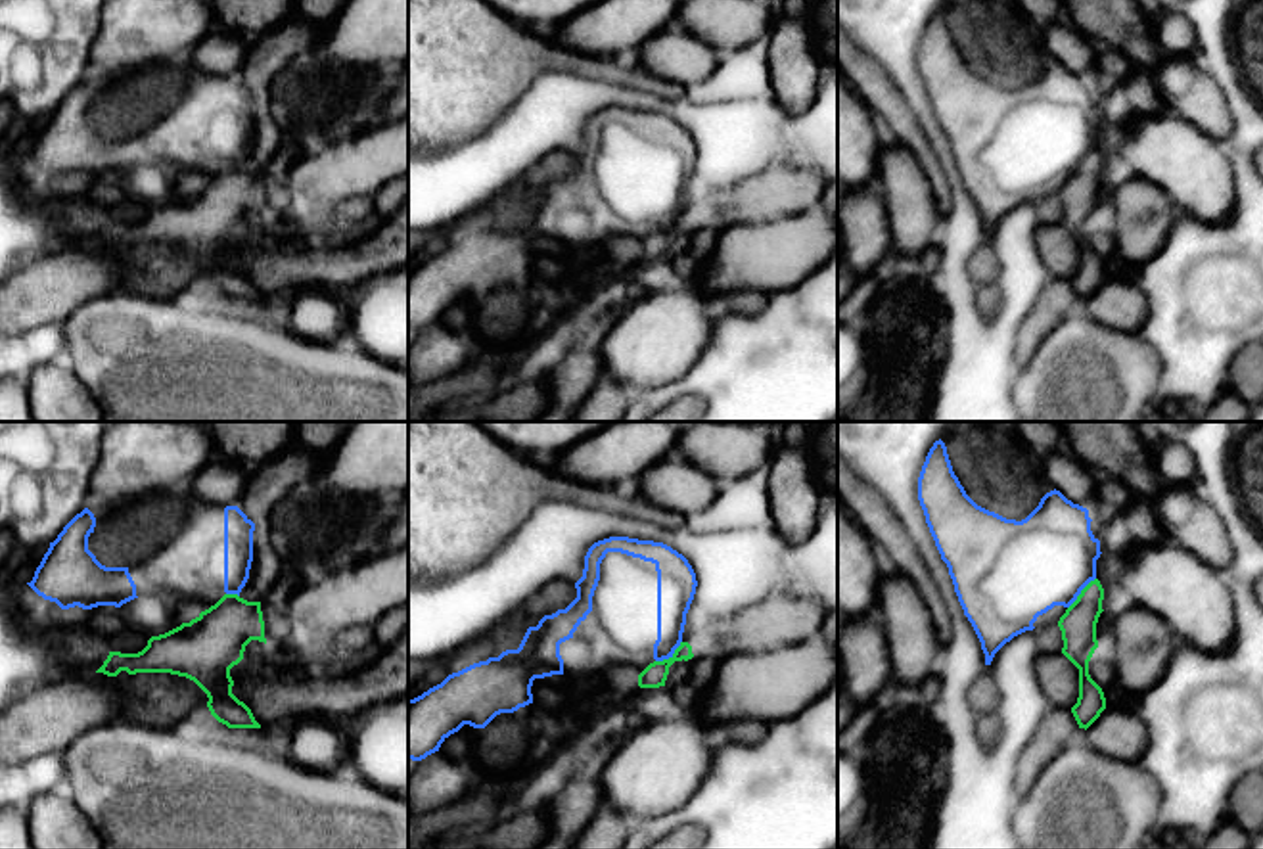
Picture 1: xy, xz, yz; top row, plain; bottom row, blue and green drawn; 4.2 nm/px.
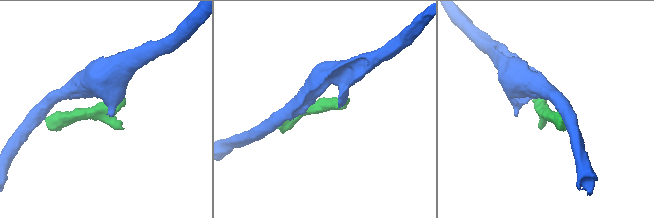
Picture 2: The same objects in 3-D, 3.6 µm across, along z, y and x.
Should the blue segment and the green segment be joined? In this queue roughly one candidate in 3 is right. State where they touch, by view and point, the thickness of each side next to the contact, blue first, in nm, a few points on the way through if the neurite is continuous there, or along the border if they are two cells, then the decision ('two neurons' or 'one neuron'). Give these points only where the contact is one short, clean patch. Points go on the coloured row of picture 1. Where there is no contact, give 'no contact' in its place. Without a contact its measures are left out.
contact xz (669, 656); calibres 140 and 100 nm; border xz (681, 641), (667, 658), (656, 662); two neurons

